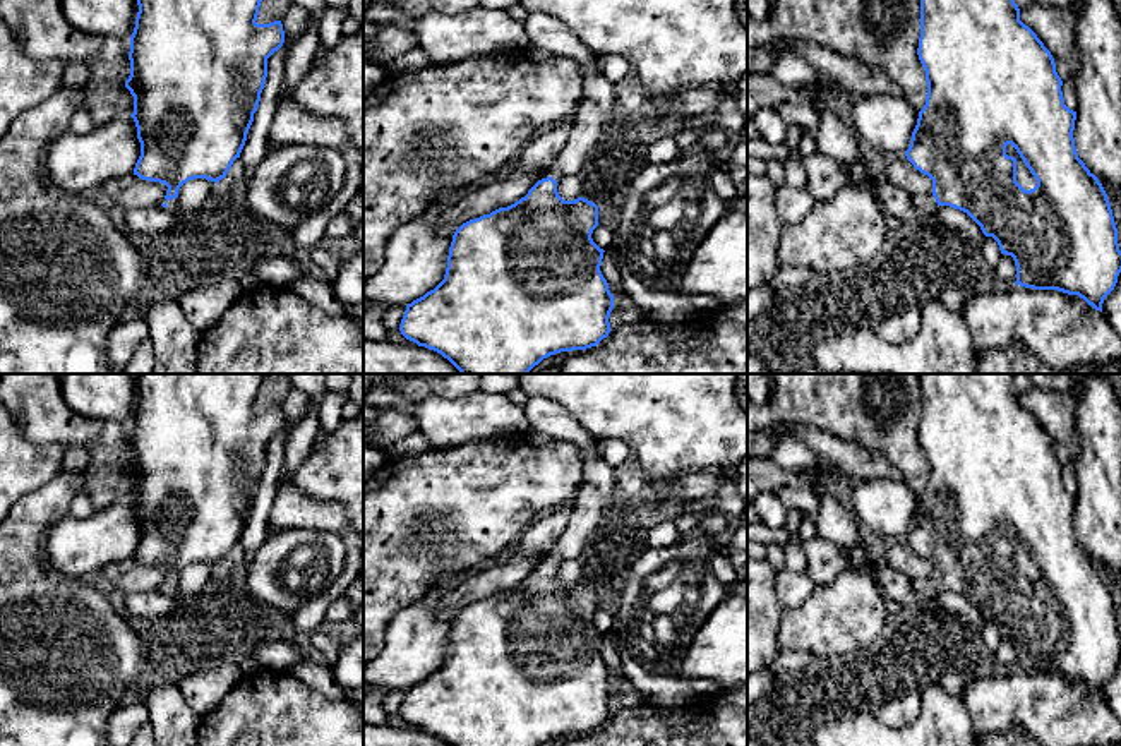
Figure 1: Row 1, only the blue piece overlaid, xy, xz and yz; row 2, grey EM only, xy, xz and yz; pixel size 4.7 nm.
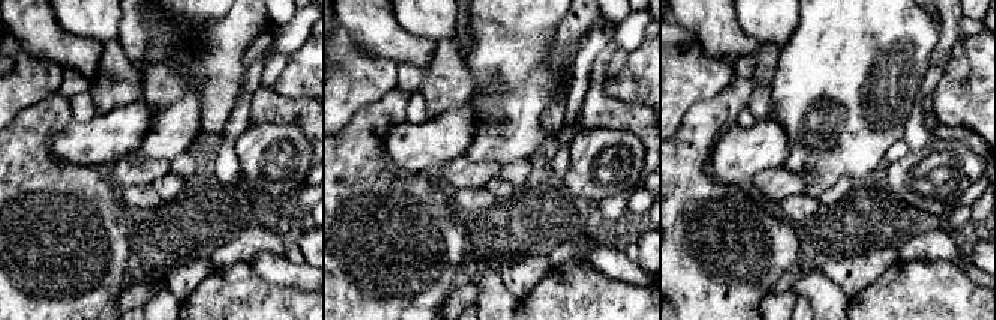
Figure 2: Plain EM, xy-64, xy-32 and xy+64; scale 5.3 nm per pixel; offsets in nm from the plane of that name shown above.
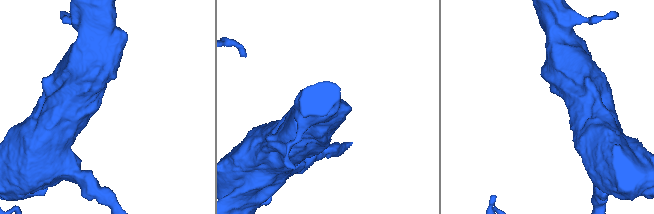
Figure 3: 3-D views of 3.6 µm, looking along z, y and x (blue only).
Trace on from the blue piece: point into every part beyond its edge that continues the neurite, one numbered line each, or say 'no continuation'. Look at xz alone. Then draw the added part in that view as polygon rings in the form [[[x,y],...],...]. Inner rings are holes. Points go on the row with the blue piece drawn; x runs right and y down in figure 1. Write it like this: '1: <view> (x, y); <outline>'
1: xz (588, 124); [[[583,94],[574,111],[572,130],[564,149],[552,165],[550,177],[559,180],[566,175],[581,171],[596,149],[603,127],[605,118],[600,106]]]

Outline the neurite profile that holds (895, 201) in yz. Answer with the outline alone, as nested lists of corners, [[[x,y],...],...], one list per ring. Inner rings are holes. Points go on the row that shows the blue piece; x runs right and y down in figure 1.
[[[874,171],[869,180],[869,189],[874,194],[878,204],[886,214],[891,214],[905,223],[936,225],[934,213],[917,213],[912,206],[912,196],[902,187],[890,183],[881,171]]]

